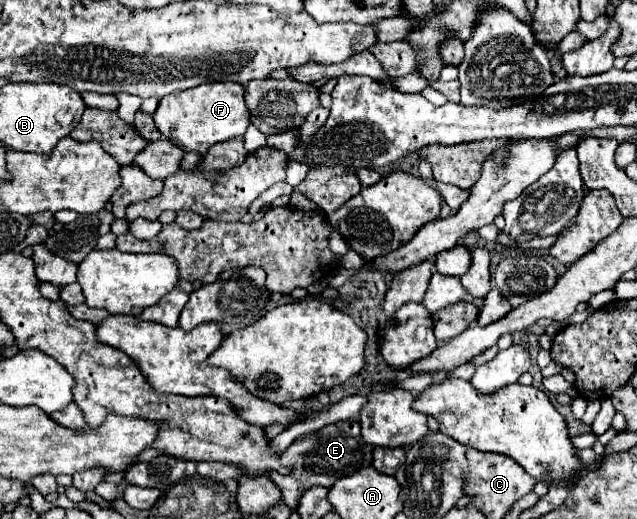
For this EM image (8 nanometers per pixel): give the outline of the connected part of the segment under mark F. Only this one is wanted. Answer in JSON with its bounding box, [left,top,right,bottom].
[154,83,250,155]

